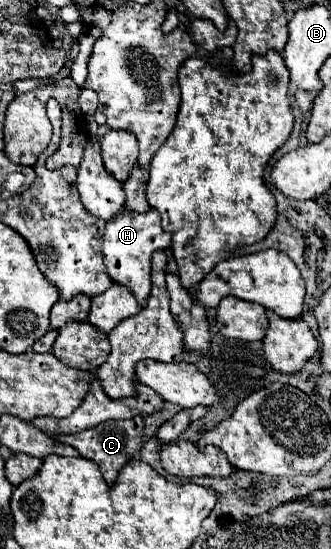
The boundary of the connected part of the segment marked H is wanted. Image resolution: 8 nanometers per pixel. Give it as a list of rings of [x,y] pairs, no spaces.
[[[152,209],[150,213],[126,213],[126,211],[122,211],[110,223],[106,223],[102,253],[104,253],[108,275],[114,283],[130,289],[140,307],[146,305],[146,299],[148,299],[150,287],[152,287],[152,281],[150,281],[152,253],[166,251],[170,247],[170,241],[172,241],[172,237],[170,237],[170,233],[166,233],[162,229],[156,209]]]

